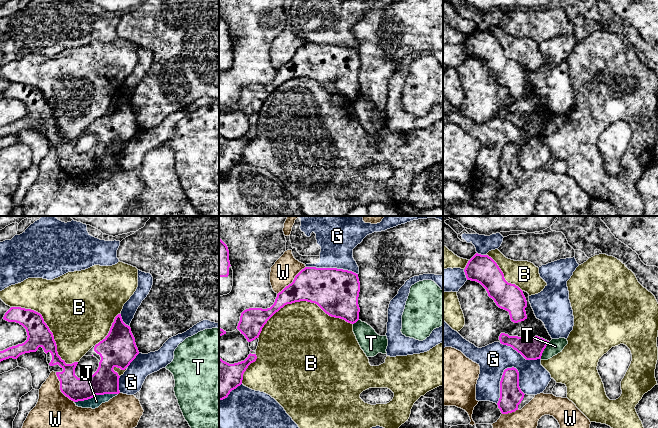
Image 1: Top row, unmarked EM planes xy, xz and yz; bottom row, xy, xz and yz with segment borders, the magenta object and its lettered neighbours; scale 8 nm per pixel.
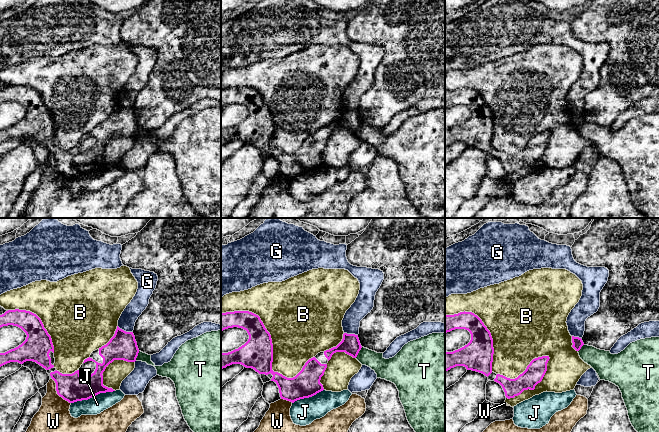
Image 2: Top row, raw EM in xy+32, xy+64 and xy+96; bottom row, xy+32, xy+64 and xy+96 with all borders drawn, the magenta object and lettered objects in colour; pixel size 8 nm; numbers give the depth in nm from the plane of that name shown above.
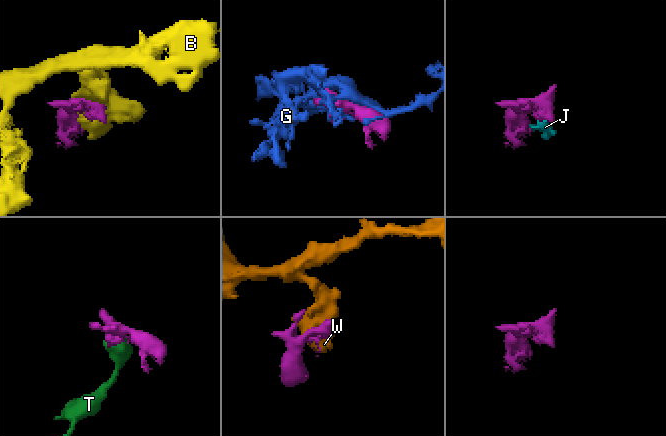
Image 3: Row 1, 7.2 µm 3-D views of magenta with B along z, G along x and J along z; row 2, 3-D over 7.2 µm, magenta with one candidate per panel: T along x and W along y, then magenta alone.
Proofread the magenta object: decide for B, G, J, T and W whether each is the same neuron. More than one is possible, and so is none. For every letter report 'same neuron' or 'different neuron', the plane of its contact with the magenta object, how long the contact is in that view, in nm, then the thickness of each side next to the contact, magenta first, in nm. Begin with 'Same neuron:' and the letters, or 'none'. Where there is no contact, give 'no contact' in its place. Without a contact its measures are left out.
Same neuron: none
B: different neuron; contact in xz; length 750 nm; calibres 320 and 480 nm
G: different neuron; contact in yz; length 340 nm; calibres 180 and 240 nm
J: different neuron; contact in xy; length 360 nm; calibres 220 and 90 nm
T: different neuron; contact in yz; length 150 nm; calibres 180 and 120 nm
W: different neuron; contact in xy; length 280 nm; calibres 190 and 380 nm

